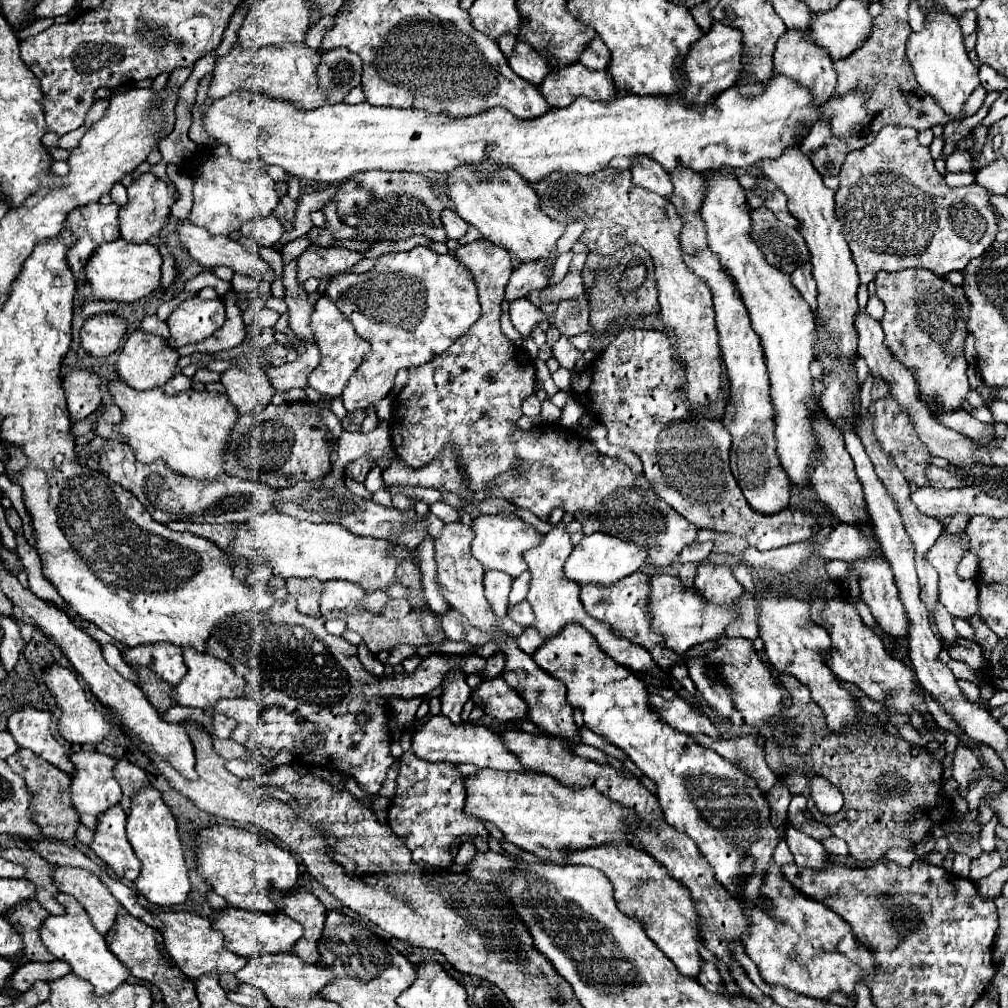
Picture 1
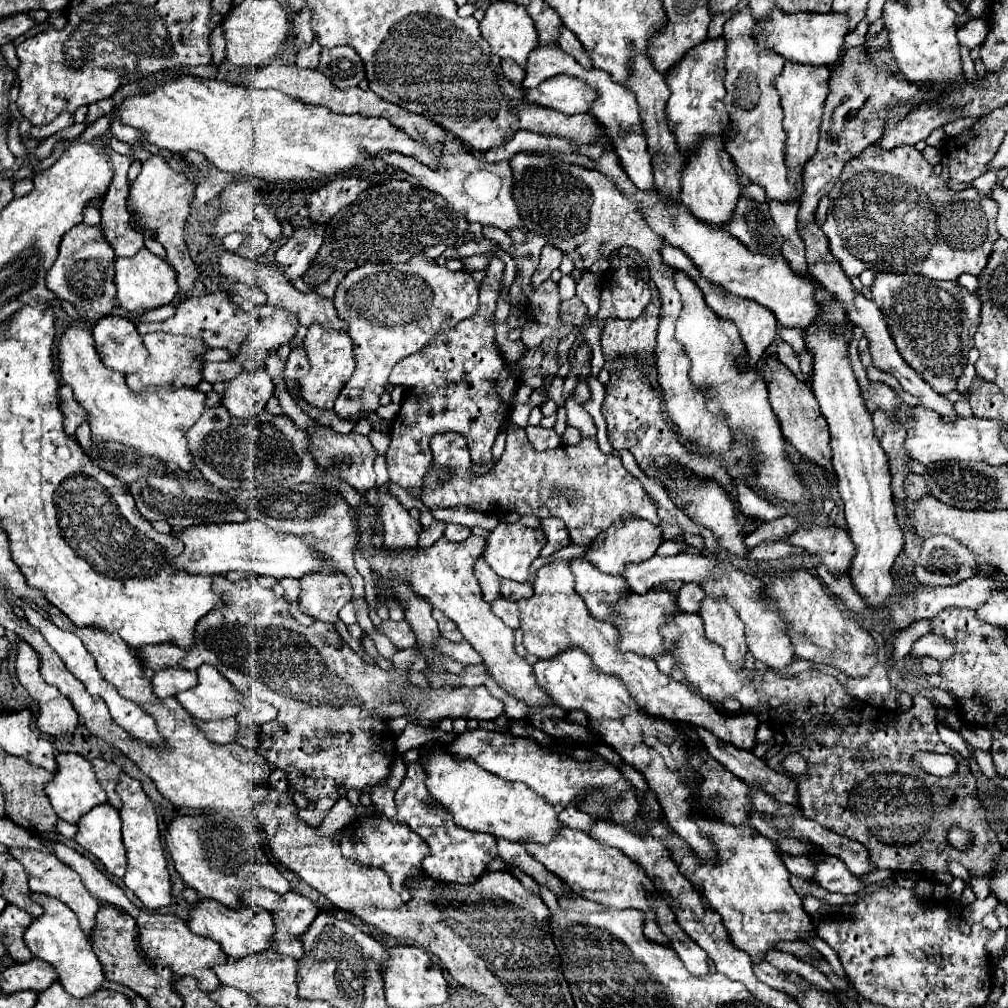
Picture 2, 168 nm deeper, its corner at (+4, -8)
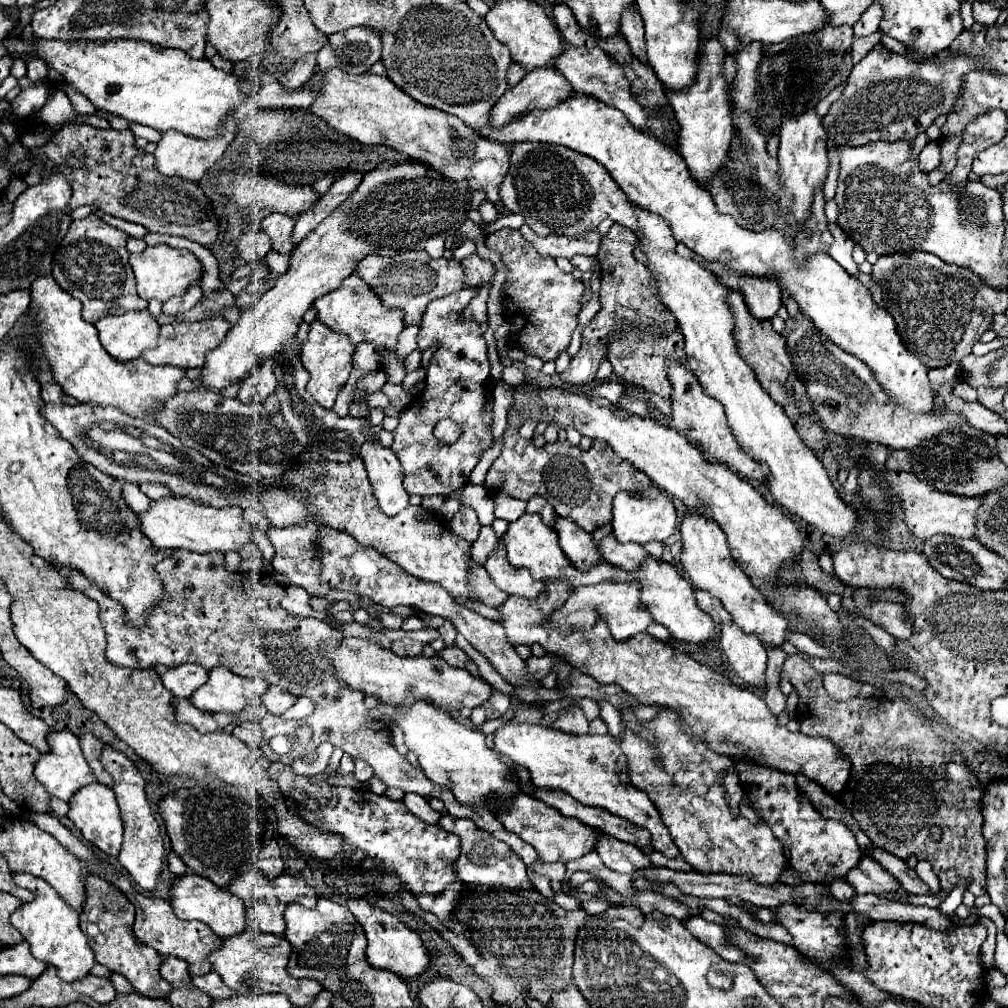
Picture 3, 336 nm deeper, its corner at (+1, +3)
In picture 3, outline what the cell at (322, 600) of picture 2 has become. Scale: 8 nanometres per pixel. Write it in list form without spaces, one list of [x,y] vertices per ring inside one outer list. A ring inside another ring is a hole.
[[[308,522],[306,526],[290,526],[290,528],[270,528],[268,530],[268,538],[276,550],[274,554],[274,570],[282,572],[288,576],[292,586],[300,586],[304,588],[310,596],[316,598],[324,598],[328,596],[332,590],[332,584],[322,582],[320,580],[320,548],[316,548],[318,544],[314,542],[318,536],[318,524],[316,522]]]

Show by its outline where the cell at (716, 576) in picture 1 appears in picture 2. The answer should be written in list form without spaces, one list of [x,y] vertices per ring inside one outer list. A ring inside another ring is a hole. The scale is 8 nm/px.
[[[705,597],[699,615],[705,621],[707,637],[719,647],[723,647],[725,659],[735,667],[743,667],[745,655],[749,651],[745,643],[743,623],[735,615],[735,611],[725,603],[725,599]]]

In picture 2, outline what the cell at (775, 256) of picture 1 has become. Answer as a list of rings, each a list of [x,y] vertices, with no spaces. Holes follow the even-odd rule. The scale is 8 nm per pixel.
[[[741,195],[733,217],[727,221],[727,231],[735,235],[749,251],[761,255],[779,255],[783,239],[769,215],[767,203],[759,203],[749,195]]]

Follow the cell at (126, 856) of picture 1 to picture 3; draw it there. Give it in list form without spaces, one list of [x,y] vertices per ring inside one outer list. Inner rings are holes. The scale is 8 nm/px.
[[[96,782],[90,788],[76,792],[76,798],[72,798],[68,806],[70,806],[68,818],[74,822],[74,826],[82,832],[82,836],[90,844],[98,846],[108,856],[120,854],[120,848],[122,848],[122,842],[124,842],[124,828],[122,828],[122,818],[120,818],[120,810],[118,810],[116,796],[114,796],[112,788]]]

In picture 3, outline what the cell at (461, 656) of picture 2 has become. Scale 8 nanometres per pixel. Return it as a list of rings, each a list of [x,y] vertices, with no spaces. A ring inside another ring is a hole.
[[[408,616],[408,618],[404,618],[402,630],[412,632],[412,630],[422,630],[422,628],[430,628],[422,618],[418,618],[418,616]]]

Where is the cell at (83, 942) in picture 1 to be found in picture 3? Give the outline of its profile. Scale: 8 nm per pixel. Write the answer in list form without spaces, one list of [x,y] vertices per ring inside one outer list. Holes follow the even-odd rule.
[[[16,874],[14,882],[30,892],[36,894],[36,898],[32,902],[22,904],[12,916],[10,922],[20,930],[20,934],[24,936],[24,940],[30,944],[32,954],[58,968],[58,976],[66,982],[74,982],[80,980],[84,976],[90,974],[92,966],[96,964],[94,952],[88,944],[88,936],[80,930],[80,916],[74,908],[70,908],[56,890],[52,890],[42,878],[36,878],[32,874]]]

